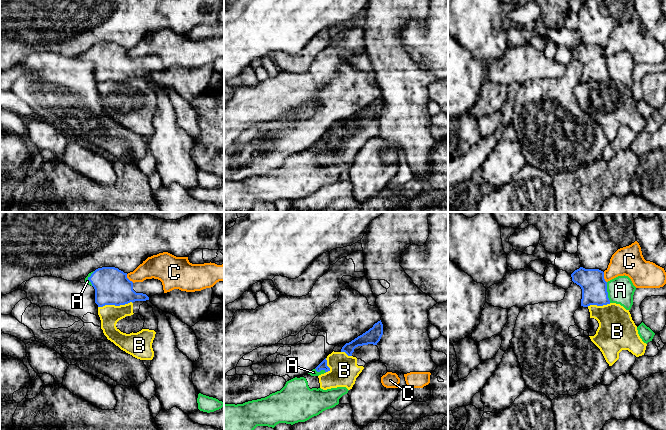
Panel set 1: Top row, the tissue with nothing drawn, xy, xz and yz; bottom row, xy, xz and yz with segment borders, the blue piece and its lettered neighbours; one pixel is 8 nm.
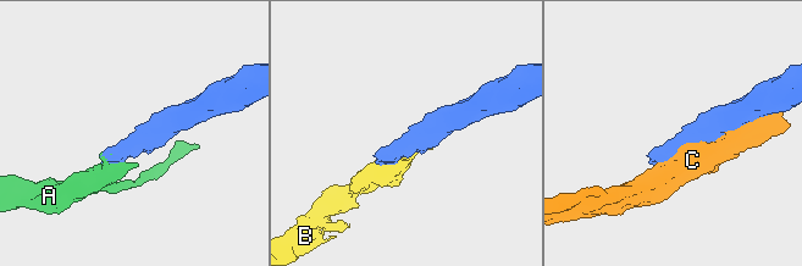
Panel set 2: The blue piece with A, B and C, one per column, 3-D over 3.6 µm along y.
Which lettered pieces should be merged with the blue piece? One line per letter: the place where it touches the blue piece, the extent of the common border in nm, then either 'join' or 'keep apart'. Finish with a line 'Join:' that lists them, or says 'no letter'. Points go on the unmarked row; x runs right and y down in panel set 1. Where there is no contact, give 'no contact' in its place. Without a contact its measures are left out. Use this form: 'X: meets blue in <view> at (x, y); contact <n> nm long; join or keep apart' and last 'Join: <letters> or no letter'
A: meets blue in yz at (607, 68); contact 170 nm long; join
B: meets blue in xy at (115, 81); contact 280 nm long; keep apart
C: meets blue in yz at (603, 53); contact 90 nm long; keep apart
Join: A

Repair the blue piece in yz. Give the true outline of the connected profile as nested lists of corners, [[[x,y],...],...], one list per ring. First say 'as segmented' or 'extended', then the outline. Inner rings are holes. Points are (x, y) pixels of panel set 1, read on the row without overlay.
extended; [[[580,43],[571,50],[571,53],[582,65],[583,83],[616,79],[630,86],[633,81],[636,63],[628,52],[618,52],[606,58],[603,47]]]

